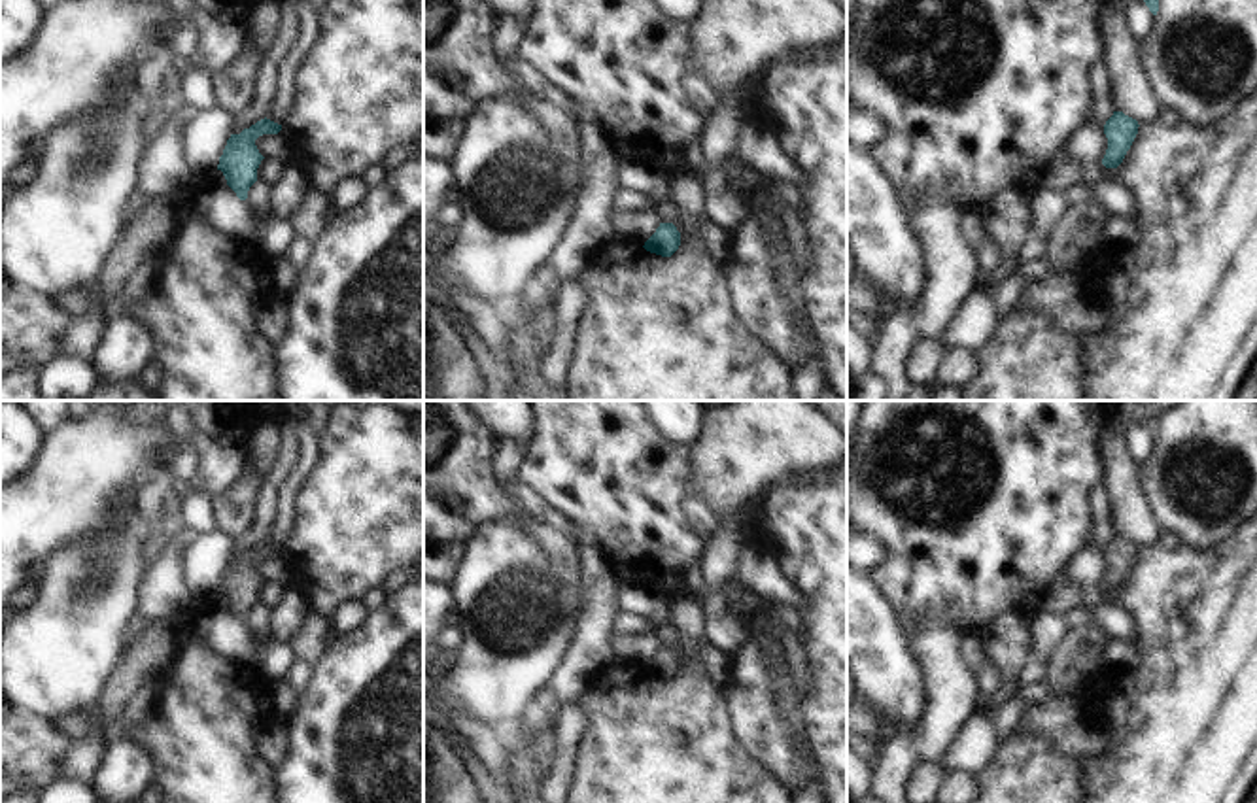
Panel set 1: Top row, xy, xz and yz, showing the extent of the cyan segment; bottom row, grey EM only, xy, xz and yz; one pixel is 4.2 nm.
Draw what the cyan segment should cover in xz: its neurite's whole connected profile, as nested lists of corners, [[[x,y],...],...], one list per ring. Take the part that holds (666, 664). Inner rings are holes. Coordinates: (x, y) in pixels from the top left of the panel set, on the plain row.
[[[660,646],[656,656],[645,665],[645,673],[662,680],[671,680],[680,669],[680,656],[673,646]]]

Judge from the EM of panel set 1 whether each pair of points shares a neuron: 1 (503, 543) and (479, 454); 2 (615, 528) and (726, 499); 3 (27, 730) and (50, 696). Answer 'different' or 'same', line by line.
1: different
2: different
3: different

